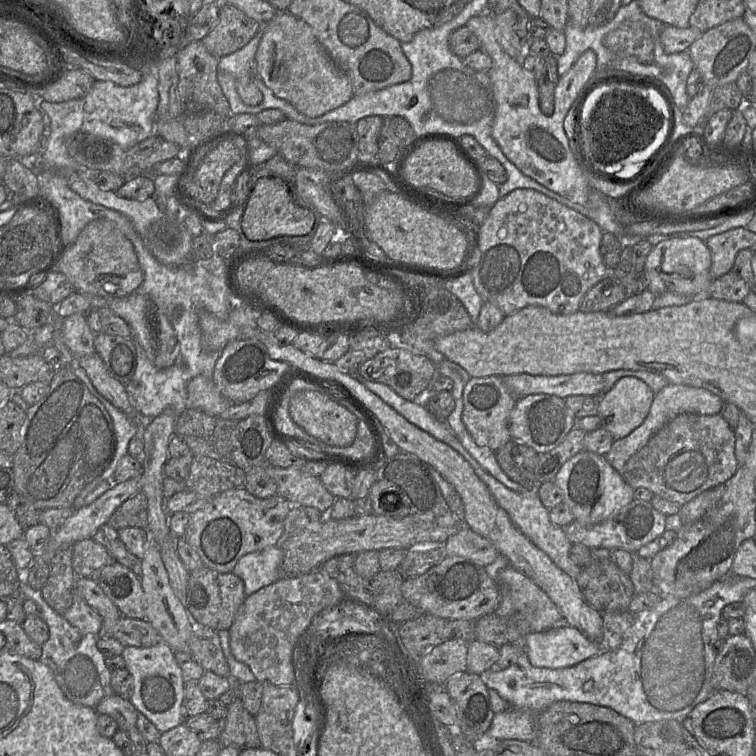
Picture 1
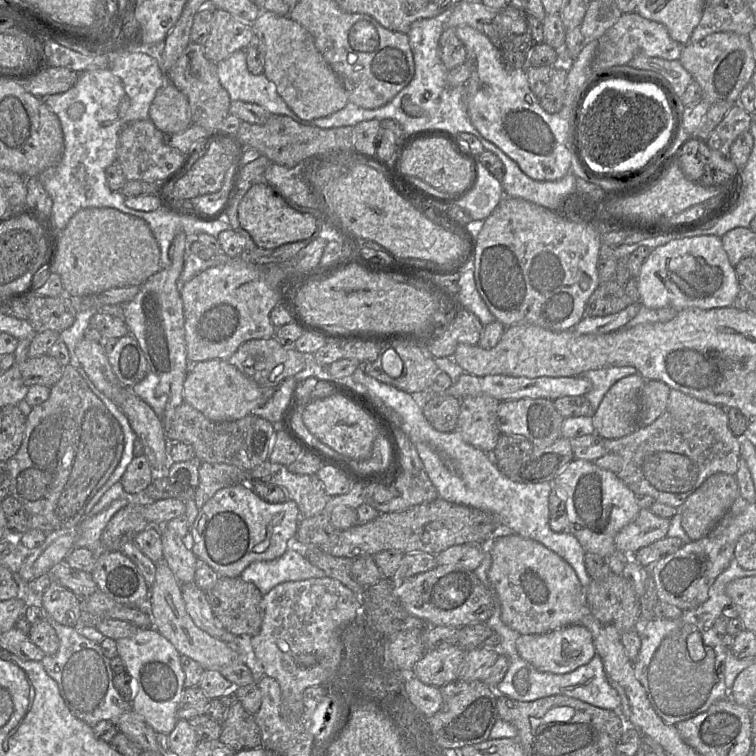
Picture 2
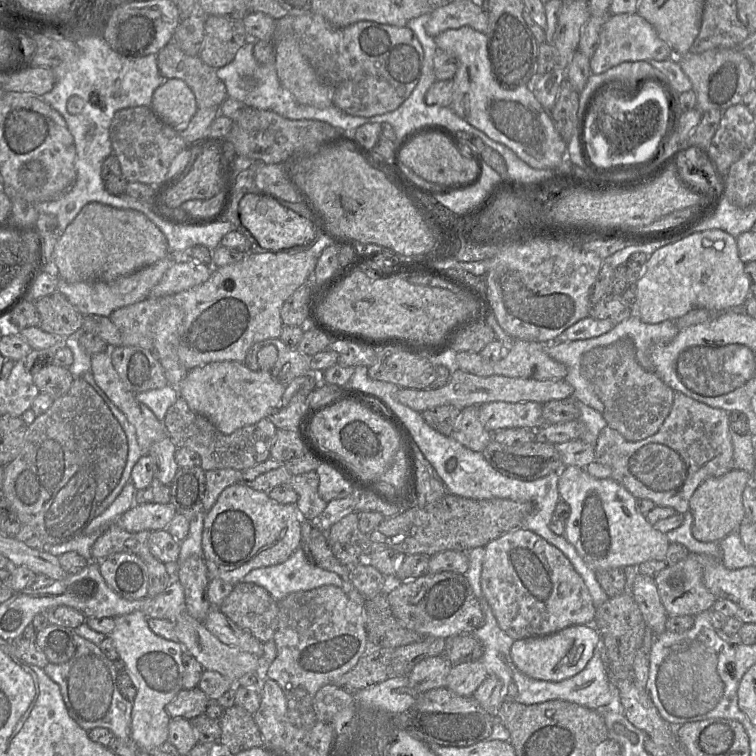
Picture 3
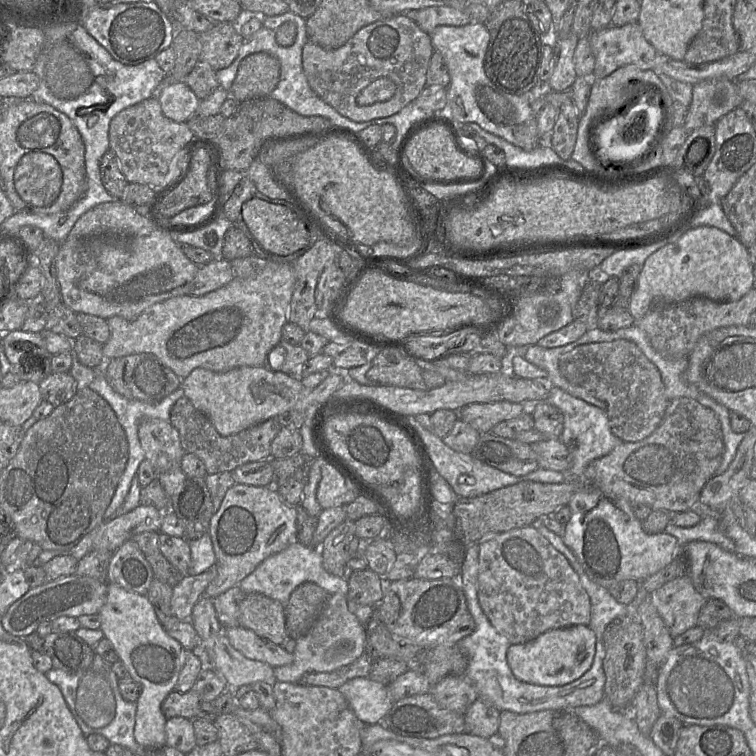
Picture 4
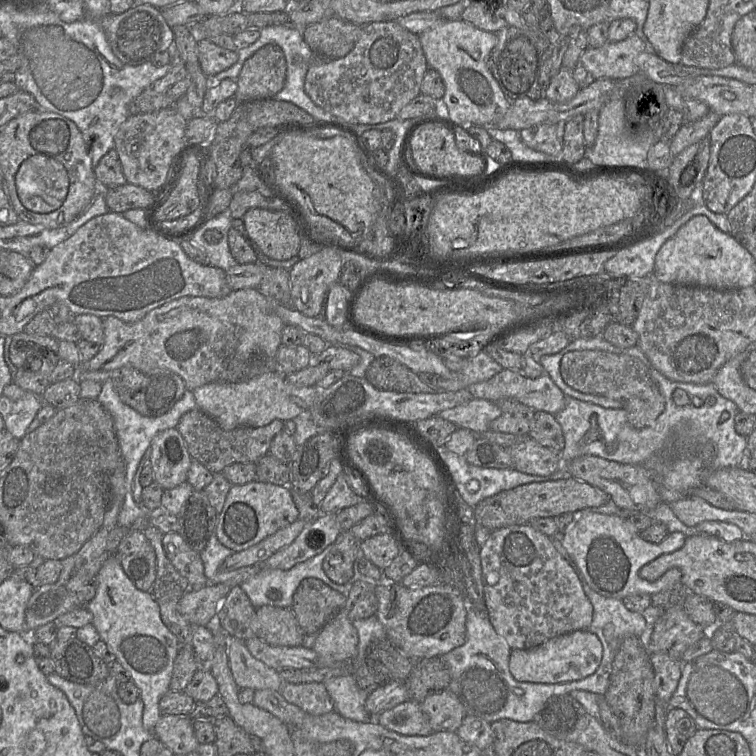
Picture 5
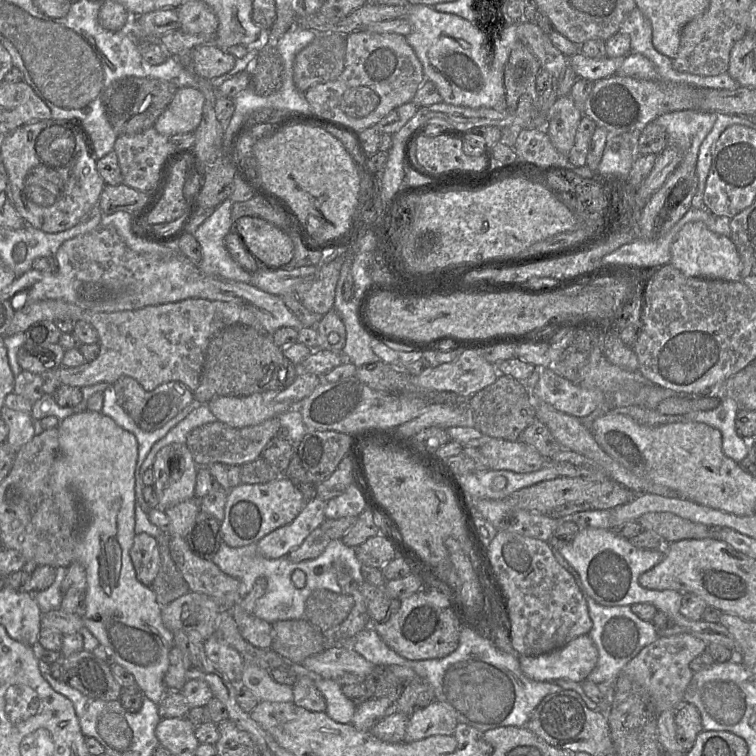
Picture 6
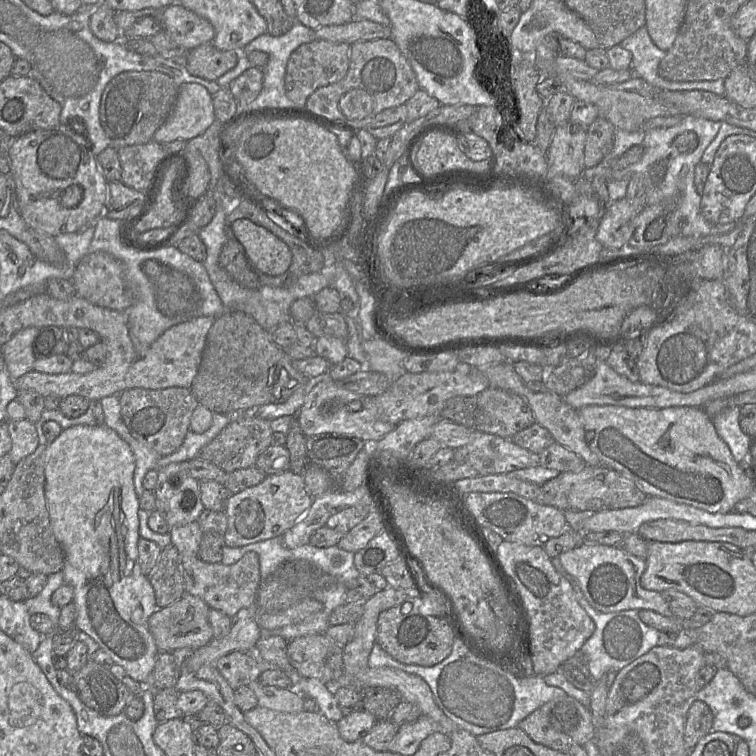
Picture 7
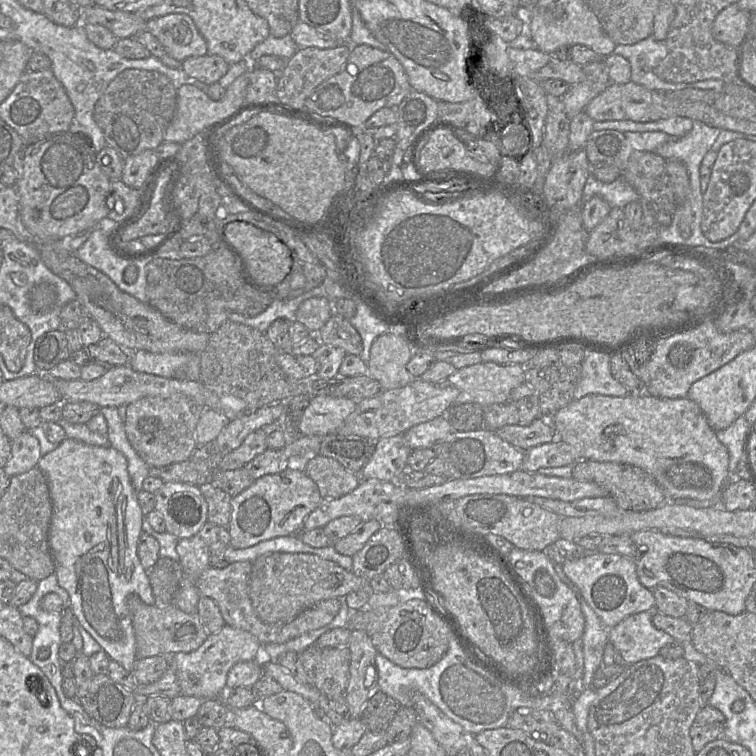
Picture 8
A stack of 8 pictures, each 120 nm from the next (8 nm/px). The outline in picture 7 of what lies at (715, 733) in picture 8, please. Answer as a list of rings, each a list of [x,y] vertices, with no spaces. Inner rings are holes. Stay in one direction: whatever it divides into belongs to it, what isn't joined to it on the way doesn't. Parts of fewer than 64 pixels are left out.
[[[695,700],[687,712],[684,726],[684,743],[688,750],[692,750],[698,741],[712,732],[713,714],[709,706]]]

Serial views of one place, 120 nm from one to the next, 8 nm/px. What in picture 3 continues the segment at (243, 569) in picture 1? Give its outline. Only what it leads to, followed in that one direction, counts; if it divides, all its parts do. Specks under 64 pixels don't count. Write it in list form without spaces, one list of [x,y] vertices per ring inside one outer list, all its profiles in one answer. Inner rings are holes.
[[[301,547],[297,548],[291,556],[282,563],[251,570],[242,578],[241,582],[254,583],[262,586],[276,601],[283,599],[290,593],[307,591],[324,585],[334,585],[342,588],[347,596],[359,605],[364,606],[366,600],[366,597],[351,584],[344,584],[341,577],[335,572],[325,570],[310,563]]]

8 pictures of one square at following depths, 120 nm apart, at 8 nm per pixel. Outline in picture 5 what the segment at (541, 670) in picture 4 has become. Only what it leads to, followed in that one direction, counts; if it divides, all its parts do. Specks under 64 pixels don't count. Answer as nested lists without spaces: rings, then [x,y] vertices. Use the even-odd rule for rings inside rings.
[[[575,630],[547,640],[528,649],[512,649],[509,671],[519,682],[560,684],[582,680],[592,675],[602,658],[602,645],[598,637],[588,631]]]

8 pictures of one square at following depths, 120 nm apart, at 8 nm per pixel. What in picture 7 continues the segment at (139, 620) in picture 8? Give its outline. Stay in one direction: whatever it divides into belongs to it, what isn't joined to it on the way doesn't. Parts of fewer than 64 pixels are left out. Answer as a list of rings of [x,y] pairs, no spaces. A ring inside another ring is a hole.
[[[187,592],[171,605],[158,608],[148,619],[148,629],[159,652],[172,652],[179,648],[197,649],[213,639],[208,621],[209,606]]]

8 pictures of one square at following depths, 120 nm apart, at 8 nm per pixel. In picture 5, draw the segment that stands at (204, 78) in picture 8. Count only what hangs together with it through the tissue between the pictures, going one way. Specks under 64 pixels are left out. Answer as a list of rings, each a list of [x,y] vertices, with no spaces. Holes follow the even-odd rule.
[[[208,39],[197,43],[197,56],[206,76],[214,76],[233,66],[238,60],[238,52],[224,49]]]

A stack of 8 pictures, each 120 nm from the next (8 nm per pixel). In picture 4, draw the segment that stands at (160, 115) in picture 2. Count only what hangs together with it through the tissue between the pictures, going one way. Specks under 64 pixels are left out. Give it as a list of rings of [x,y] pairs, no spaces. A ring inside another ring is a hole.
[[[184,82],[161,86],[156,96],[163,114],[178,123],[186,123],[200,103],[199,98]]]

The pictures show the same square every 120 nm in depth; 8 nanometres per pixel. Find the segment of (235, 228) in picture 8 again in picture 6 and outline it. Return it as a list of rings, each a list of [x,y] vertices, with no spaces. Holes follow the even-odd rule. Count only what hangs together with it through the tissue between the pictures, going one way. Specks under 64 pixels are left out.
[[[243,216],[236,222],[237,232],[252,257],[268,268],[280,268],[294,256],[290,236],[270,222],[252,216]]]

